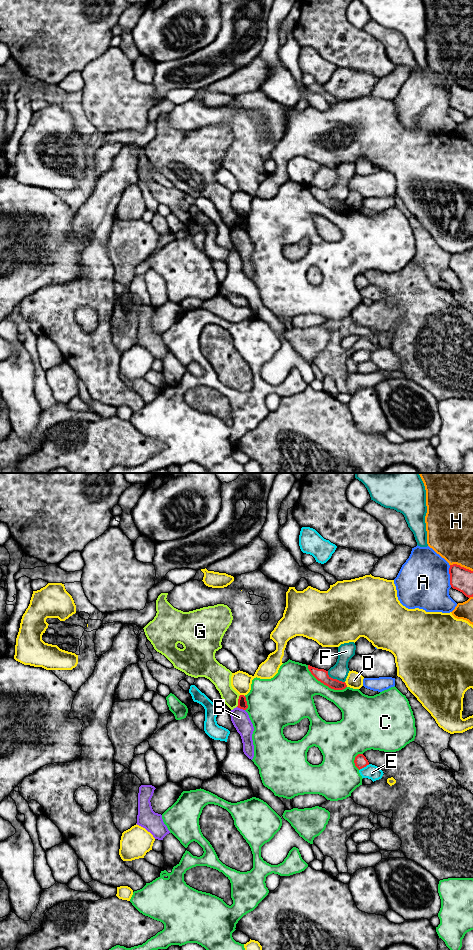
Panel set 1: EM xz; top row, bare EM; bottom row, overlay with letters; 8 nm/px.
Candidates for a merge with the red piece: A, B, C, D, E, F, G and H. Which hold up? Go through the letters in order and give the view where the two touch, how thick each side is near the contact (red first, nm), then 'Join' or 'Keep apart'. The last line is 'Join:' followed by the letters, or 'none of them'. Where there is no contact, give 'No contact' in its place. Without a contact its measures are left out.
A: Touches red in xz. Thickness 190 nm (red) against 420 nm. Keep apart
B: Touches red in xz. Thickness 80 nm (red) against 140 nm. Keep apart
C: Touches red in xz. Thickness 100 nm (red) against 340 nm. Keep apart
D: Touches red in xz. Thickness 100 nm (red) against 130 nm. Keep apart
E: Touches red in xz. Thickness 100 nm (red) against 120 nm. Keep apart
F: Touches red in xz. Thickness 100 nm (red) against 140 nm. Keep apart
G: Touches red in xz. Thickness 80 nm (red) against 170 nm. Keep apart
H: Touches red in xz. Thickness 190 nm (red) against 340 nm. Keep apart
Join: none of them

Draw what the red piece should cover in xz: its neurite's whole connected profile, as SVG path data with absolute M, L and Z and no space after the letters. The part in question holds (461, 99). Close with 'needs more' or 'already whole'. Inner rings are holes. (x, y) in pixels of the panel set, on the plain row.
M453 84L449 88L450 105L466 117L473 117L473 91Z | already whole

